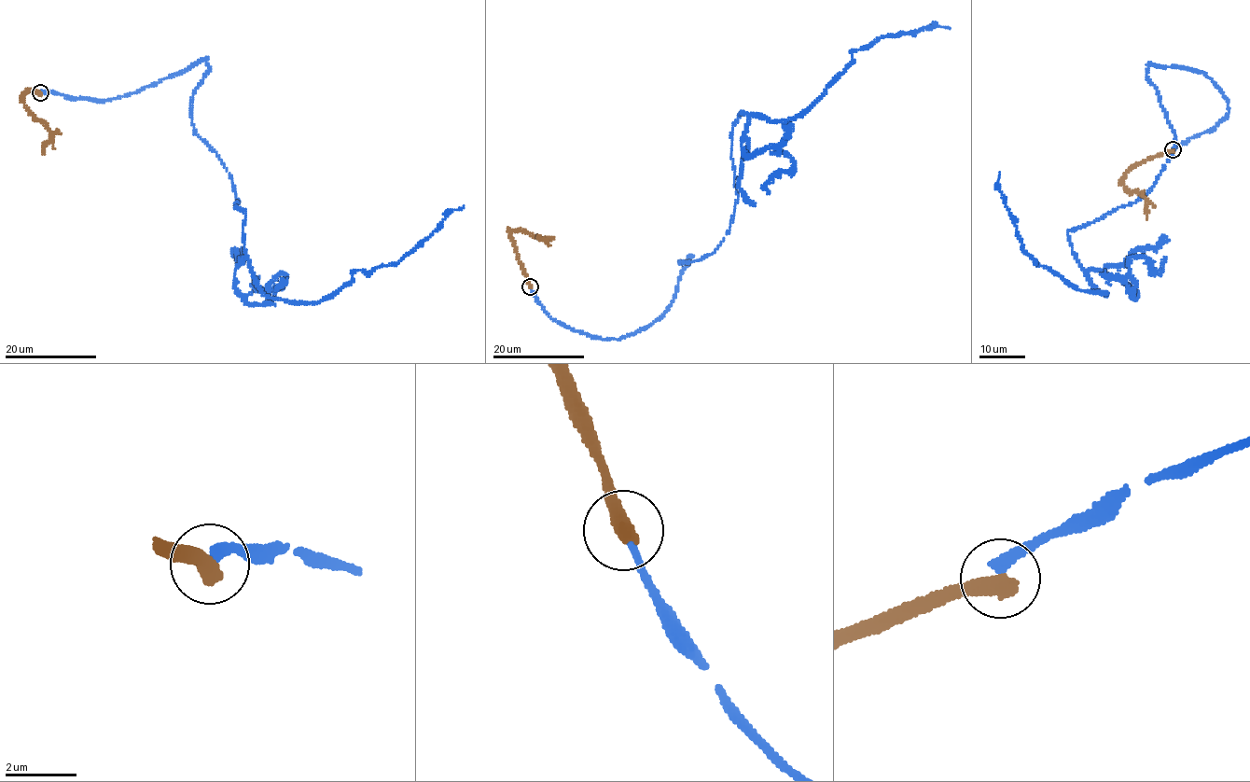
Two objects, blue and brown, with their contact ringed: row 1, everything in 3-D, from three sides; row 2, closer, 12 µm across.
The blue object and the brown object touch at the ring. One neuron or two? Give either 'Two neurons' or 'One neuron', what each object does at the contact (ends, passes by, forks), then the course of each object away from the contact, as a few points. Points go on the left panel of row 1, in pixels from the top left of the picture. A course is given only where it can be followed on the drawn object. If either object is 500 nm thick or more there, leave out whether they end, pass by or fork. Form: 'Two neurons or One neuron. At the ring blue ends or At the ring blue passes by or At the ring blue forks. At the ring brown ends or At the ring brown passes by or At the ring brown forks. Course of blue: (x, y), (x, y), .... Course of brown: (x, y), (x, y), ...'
Two neurons. Course of blue: (39, 92), (106, 100), (204, 59), (192, 125), (270, 297), (315, 302), (397, 264), (463, 206). Course of brown: (39, 92), (29, 89), (23, 104), (50, 133), (49, 142), (41, 155)

